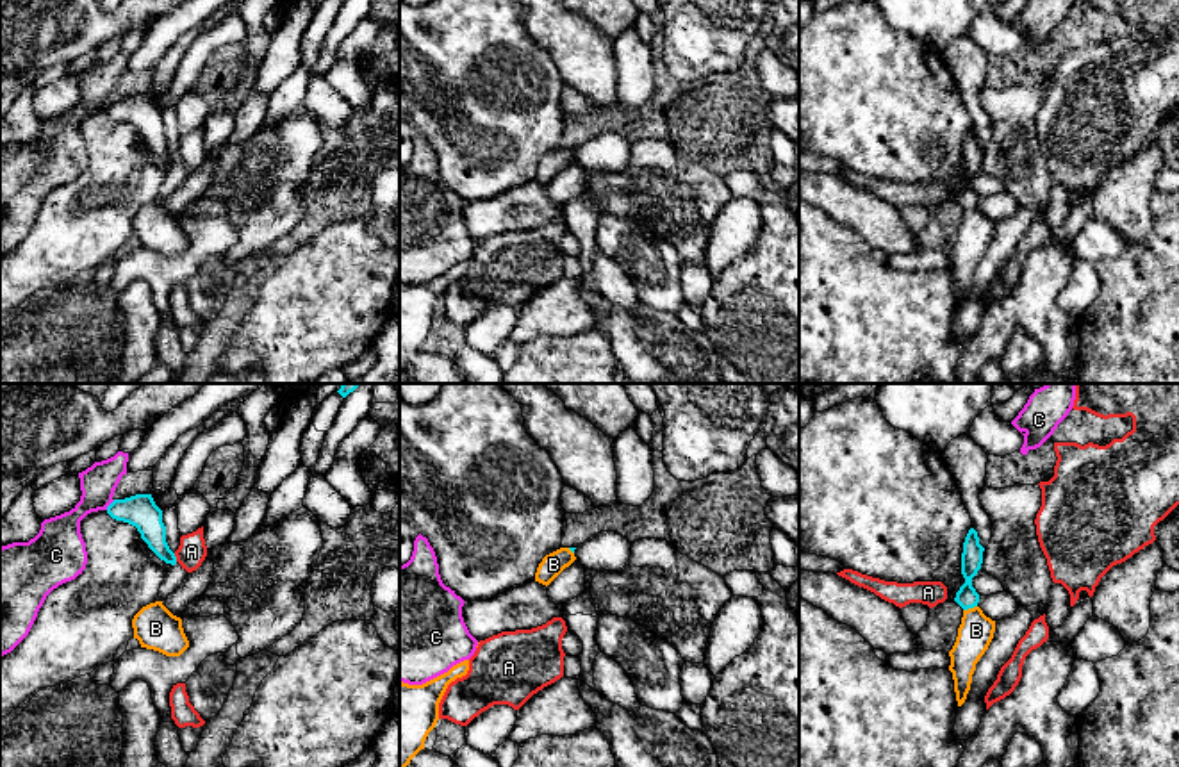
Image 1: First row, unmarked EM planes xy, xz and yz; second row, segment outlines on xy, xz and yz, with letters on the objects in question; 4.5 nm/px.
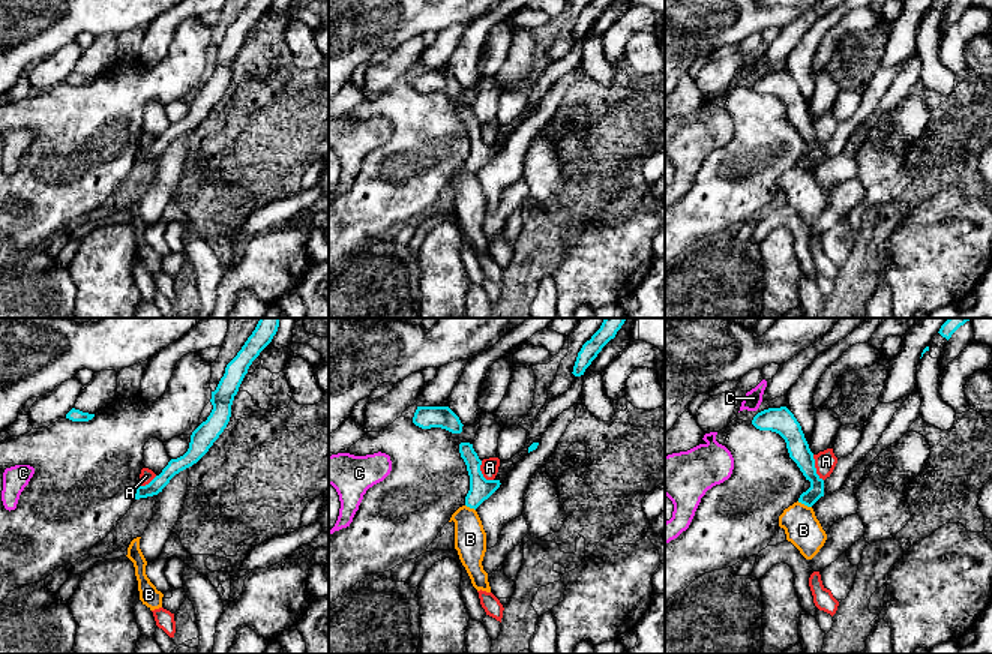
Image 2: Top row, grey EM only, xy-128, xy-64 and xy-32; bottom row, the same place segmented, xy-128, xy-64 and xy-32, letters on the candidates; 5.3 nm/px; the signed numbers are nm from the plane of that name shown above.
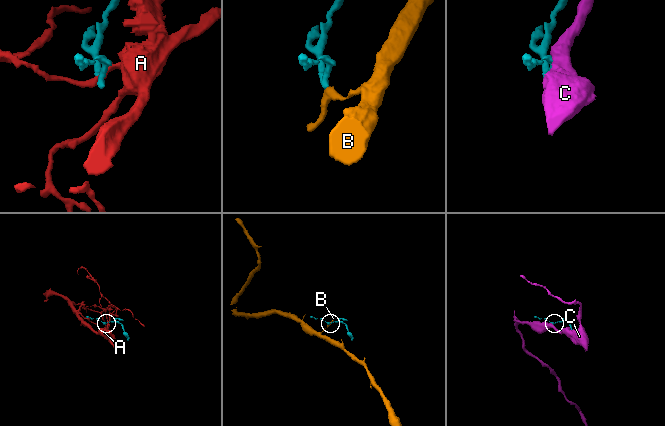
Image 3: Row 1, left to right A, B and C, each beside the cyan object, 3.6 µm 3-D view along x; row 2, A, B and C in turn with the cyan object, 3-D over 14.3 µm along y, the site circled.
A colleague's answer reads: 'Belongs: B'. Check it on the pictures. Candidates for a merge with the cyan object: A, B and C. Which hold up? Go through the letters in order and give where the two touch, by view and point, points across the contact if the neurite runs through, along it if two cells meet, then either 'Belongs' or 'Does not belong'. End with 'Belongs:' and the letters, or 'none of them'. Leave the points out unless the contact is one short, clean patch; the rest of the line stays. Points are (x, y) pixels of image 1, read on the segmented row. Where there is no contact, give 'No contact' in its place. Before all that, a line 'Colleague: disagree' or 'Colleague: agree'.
Colleague: disagree
A: Touches cyan at xy (175, 557). Boundary: xy (173, 553), (177, 560). Does not belong
B: Touches cyan at yz (969, 607). Boundary: yz (976, 605), (964, 610). Does not belong
C: Touches cyan at xy (109, 505). Boundary: xy (115, 500), (106, 509). Does not belong
Belongs: none of them

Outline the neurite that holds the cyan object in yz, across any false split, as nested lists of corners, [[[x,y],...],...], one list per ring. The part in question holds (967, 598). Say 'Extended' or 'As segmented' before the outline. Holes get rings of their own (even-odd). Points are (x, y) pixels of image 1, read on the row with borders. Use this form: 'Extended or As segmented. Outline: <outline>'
As segmented. Outline: [[[974,528],[969,530],[965,542],[963,542],[963,553],[961,553],[961,574],[965,578],[965,583],[956,592],[954,601],[963,608],[974,608],[979,603],[979,594],[972,587],[972,578],[977,574],[983,564],[983,551],[985,548],[979,544],[977,532]]]

